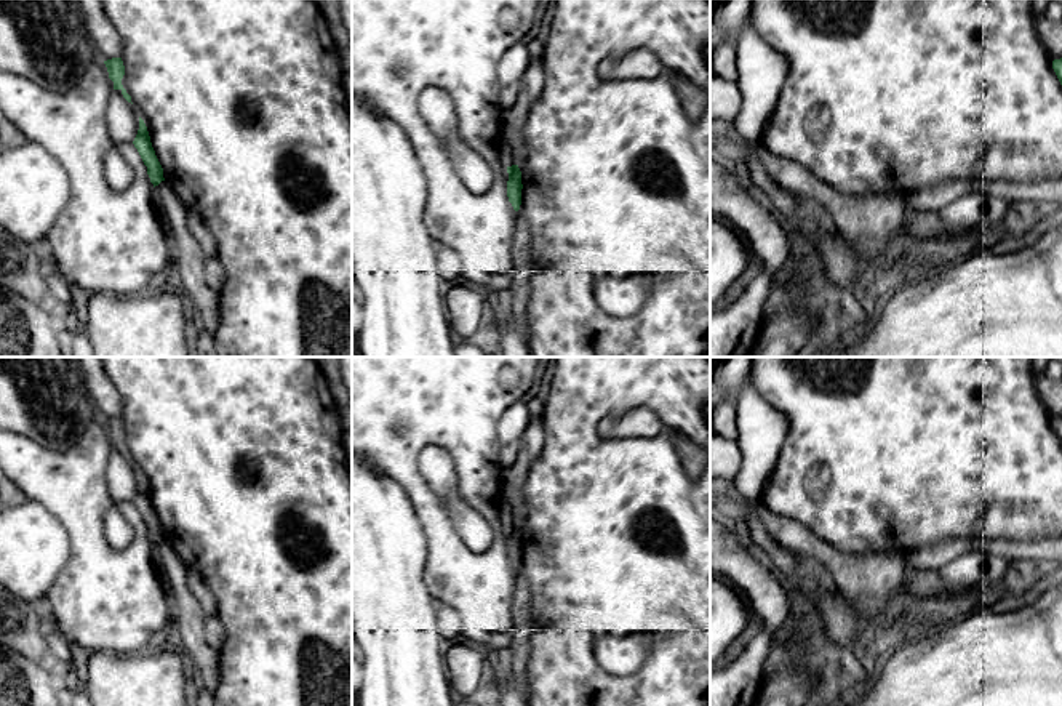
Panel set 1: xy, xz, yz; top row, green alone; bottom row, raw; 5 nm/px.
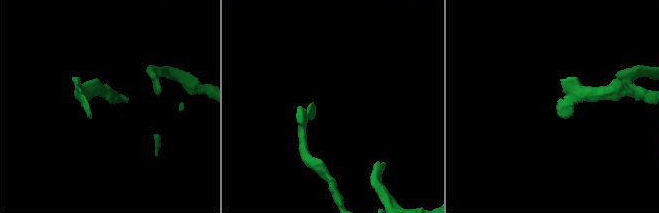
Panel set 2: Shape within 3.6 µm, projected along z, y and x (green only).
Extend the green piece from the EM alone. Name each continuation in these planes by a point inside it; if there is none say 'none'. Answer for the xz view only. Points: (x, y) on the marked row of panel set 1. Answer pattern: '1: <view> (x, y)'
none

